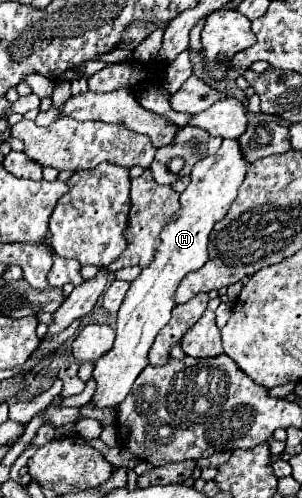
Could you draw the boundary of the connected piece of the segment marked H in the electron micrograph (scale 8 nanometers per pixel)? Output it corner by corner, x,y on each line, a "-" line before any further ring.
224,140
216,154
200,160
192,174
188,188
180,194
180,210
168,220
168,226
160,232
160,246
154,260
142,268
140,276
130,282
130,288
122,300
116,320
116,340
114,346
96,360
92,378
96,380
96,392
92,404
96,408
116,408
130,392
138,374
148,366
148,350
154,344
156,334
170,320
174,308
174,292
188,272
198,270
208,260
208,236
218,220
226,216
230,204
234,202
240,184
248,172
248,162
242,158
236,140

